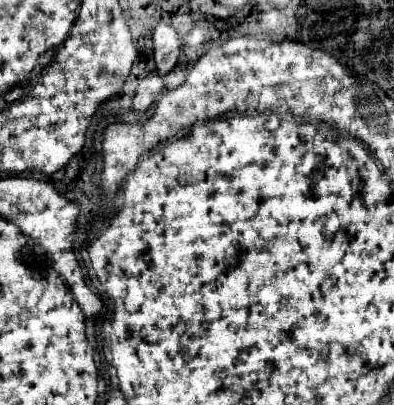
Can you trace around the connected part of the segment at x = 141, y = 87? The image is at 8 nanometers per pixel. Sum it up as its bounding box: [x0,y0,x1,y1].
[134,72,164,112]

